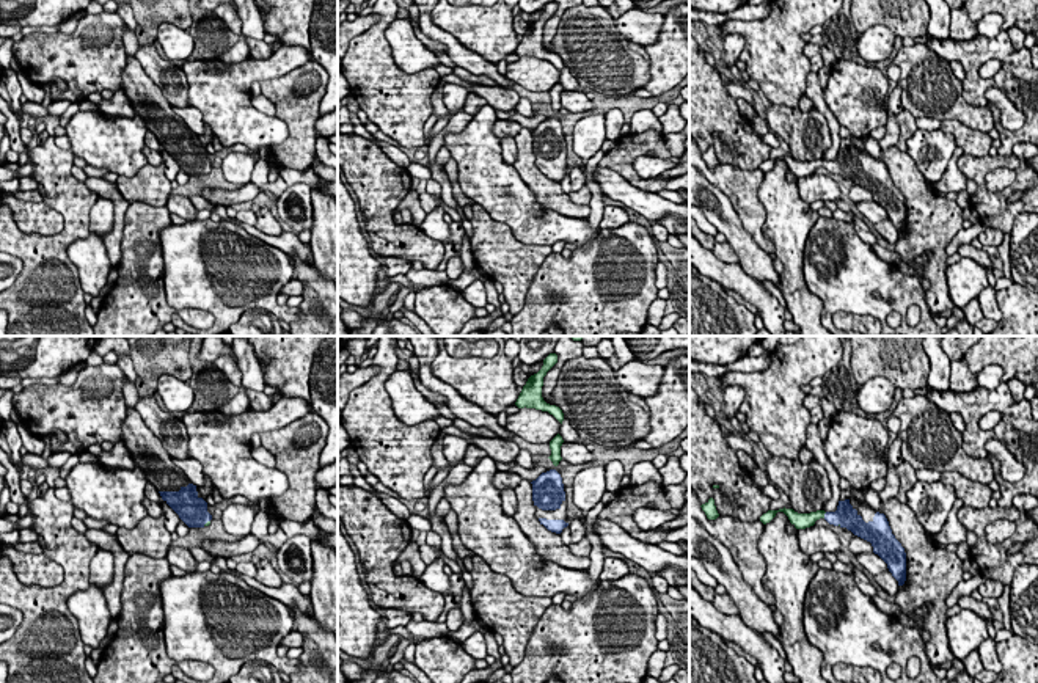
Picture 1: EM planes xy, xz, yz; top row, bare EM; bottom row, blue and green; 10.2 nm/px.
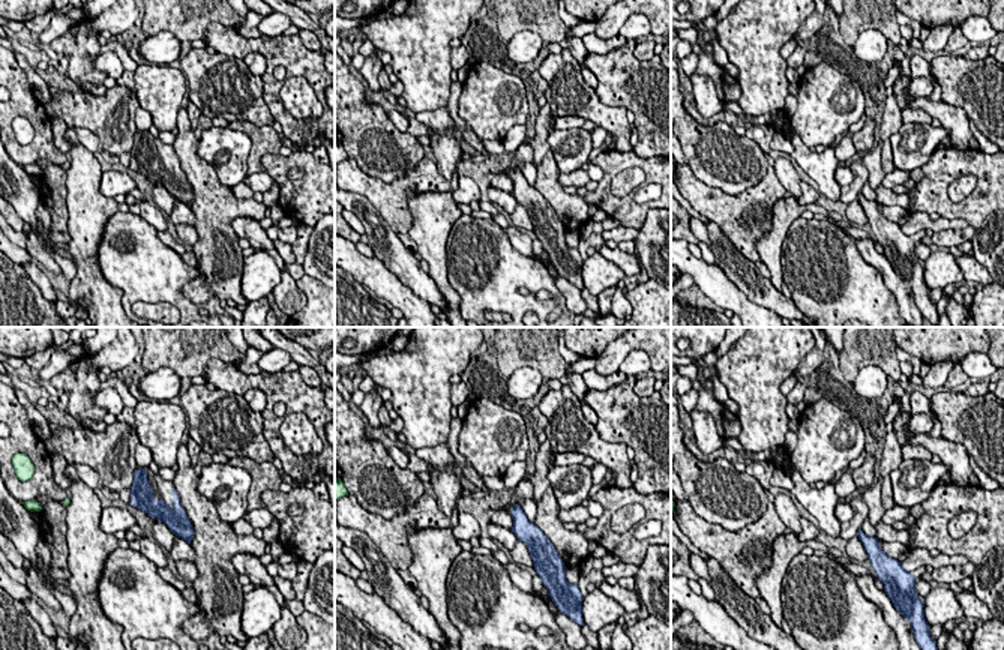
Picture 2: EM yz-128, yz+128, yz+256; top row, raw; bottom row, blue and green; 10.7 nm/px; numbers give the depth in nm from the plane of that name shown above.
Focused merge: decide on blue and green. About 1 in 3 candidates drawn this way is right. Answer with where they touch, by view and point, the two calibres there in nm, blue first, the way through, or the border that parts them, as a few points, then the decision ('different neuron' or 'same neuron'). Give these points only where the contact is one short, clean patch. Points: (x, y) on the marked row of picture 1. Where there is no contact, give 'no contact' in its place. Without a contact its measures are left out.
yz (825, 515) | 220/160 nm | across yz (845, 515), (825, 515), (801, 520) | same neuron

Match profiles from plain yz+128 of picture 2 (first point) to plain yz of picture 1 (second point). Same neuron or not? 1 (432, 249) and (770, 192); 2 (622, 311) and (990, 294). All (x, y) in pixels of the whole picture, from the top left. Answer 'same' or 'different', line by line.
1: same
2: same

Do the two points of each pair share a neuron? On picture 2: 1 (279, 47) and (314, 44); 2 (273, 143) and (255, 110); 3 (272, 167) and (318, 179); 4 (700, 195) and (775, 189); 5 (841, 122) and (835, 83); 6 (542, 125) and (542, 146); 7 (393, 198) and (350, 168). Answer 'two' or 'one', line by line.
1: two
2: two
3: one
4: one
5: one
6: one
7: one

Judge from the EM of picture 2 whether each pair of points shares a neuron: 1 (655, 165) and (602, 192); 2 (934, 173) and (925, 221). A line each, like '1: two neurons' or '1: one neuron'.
1: one neuron
2: two neurons

